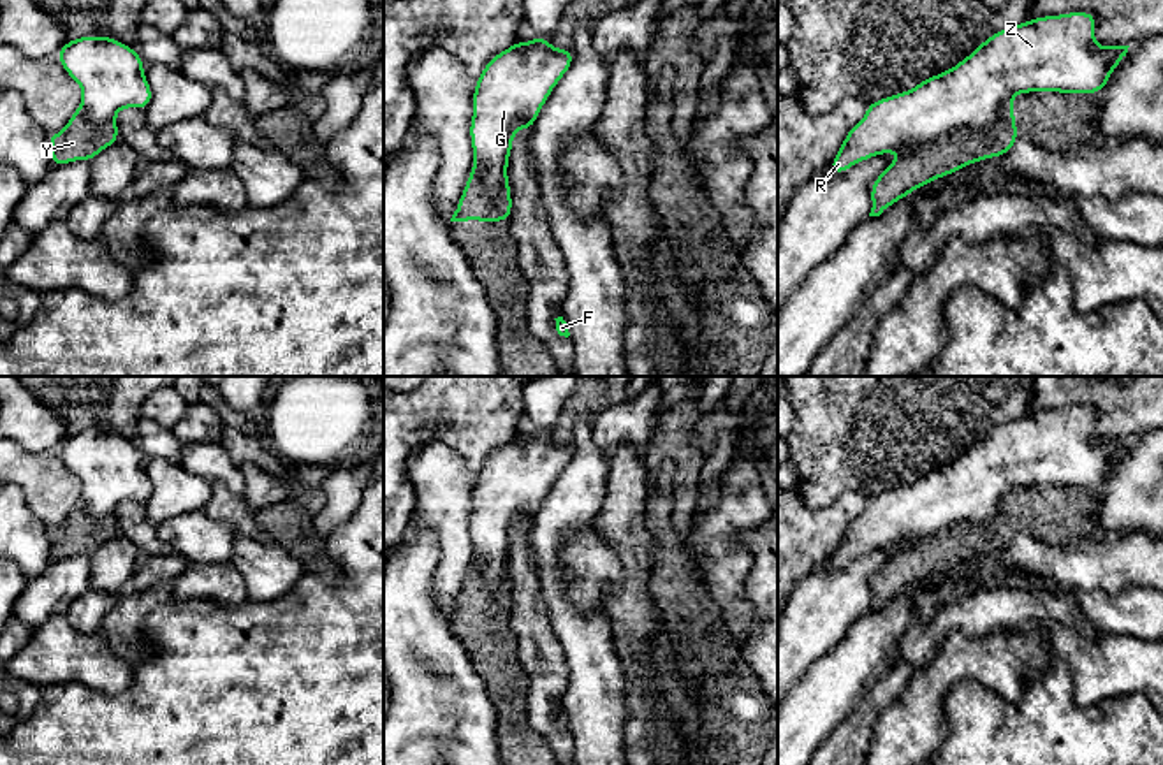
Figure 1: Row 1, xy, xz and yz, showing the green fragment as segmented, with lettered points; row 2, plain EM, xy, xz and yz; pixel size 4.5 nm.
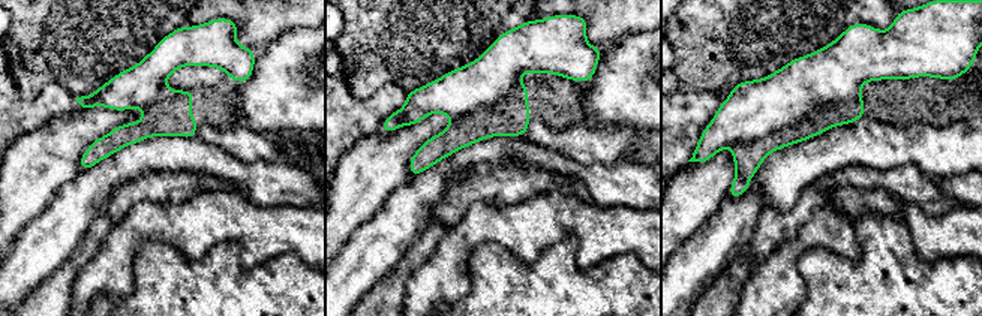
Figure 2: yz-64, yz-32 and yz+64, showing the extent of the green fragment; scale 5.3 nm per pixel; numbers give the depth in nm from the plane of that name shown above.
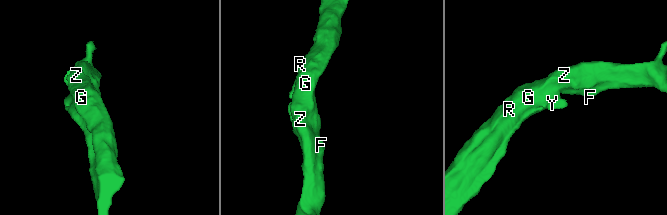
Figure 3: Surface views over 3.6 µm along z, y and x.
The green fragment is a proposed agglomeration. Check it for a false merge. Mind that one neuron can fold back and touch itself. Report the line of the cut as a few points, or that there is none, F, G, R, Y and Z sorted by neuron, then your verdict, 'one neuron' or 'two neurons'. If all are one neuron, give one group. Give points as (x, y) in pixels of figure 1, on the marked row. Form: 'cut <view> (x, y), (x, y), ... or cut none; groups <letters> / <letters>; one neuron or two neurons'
cut yz (1012, 94), (991, 122), (977, 127), (959, 127), (912, 150); groups F G R Z / Y; two neurons

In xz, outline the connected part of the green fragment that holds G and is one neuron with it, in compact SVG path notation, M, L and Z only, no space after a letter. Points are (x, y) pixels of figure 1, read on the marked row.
M533 37L533 42L517 40L494 55L475 81L470 121L473 167L491 197L501 190L514 132L526 128L530 134L552 88L574 62L572 47L556 49L549 39Z

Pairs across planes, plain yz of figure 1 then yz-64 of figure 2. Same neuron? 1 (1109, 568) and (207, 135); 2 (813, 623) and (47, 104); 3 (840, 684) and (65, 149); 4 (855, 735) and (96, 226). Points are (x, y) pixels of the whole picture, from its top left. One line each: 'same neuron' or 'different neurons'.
1: same neuron
2: different neurons
3: different neurons
4: same neuron

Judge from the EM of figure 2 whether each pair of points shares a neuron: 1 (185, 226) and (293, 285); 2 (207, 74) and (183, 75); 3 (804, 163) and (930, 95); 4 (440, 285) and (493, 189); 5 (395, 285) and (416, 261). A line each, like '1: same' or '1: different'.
1: different
2: same
3: different
4: different
5: same

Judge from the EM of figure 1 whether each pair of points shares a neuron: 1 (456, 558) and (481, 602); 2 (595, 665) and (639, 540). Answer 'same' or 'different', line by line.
1: different
2: different

